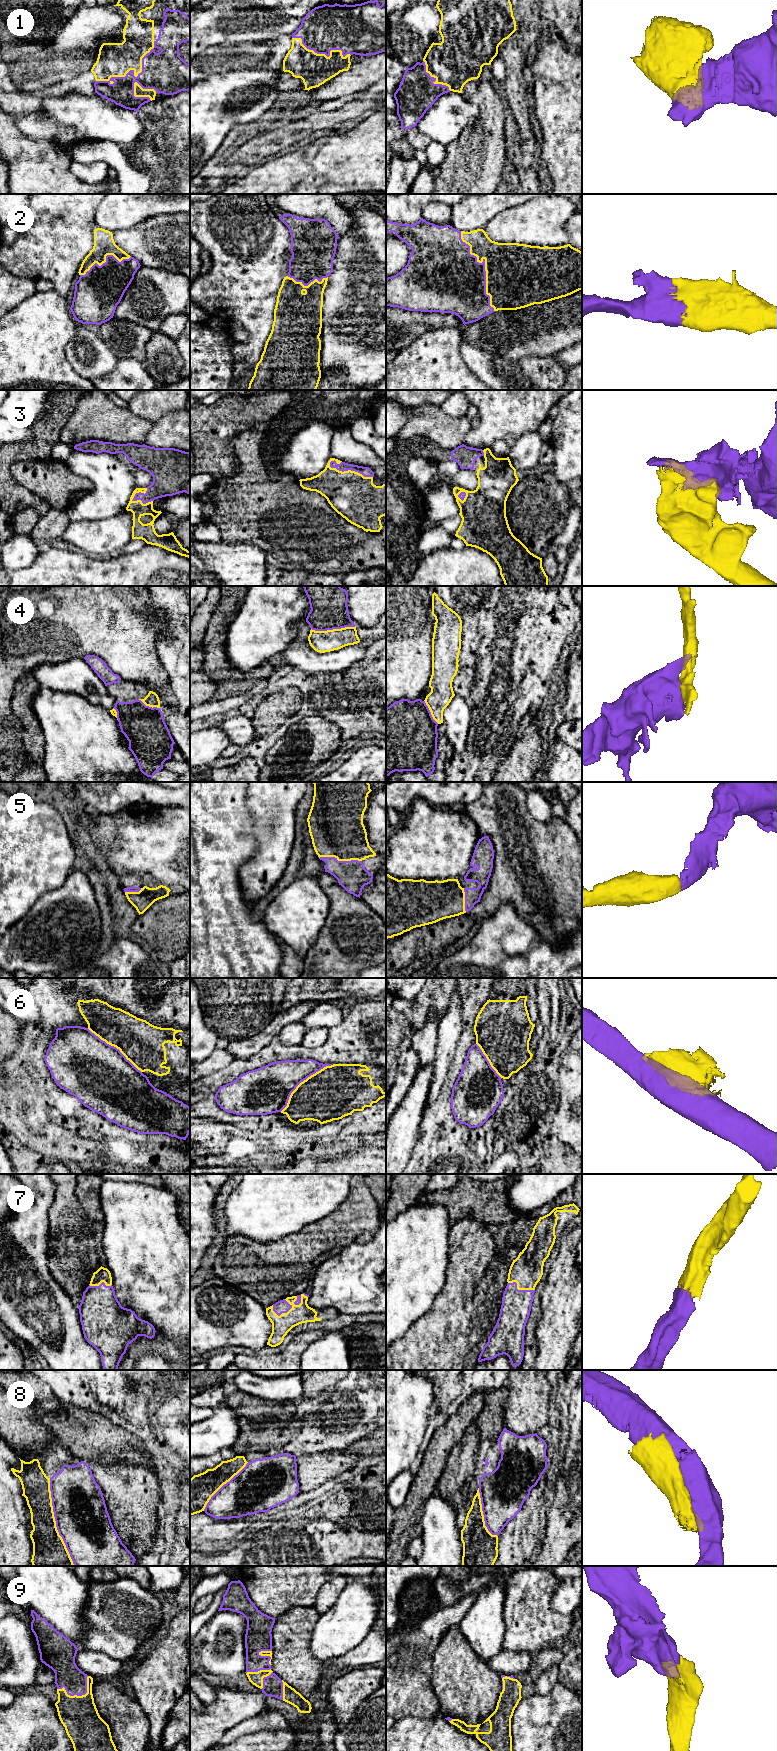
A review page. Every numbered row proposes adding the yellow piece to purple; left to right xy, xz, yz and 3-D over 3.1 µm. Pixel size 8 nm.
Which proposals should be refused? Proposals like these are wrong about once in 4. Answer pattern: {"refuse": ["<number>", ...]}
{"refuse": ["4", "6", "8"]}

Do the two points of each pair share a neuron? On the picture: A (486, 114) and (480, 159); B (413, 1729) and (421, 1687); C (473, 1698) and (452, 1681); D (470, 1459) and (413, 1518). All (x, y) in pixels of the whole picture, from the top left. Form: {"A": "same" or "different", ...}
{"A": "same", "B": "different", "C": "same", "D": "different"}

